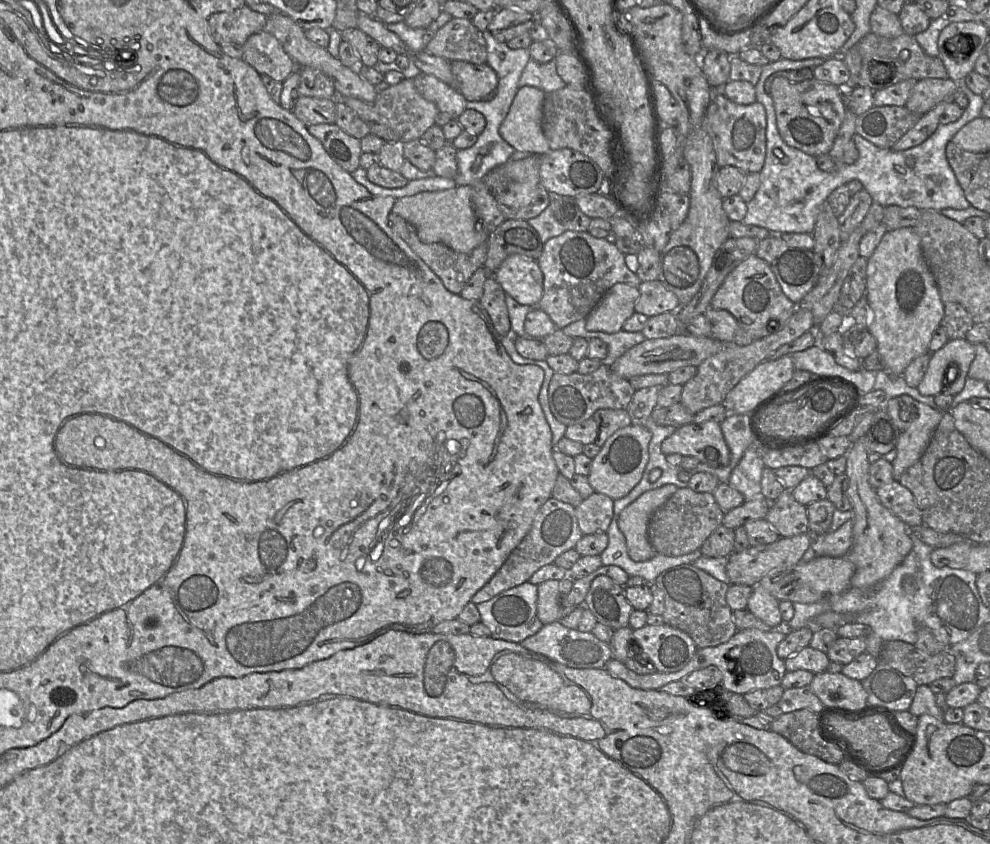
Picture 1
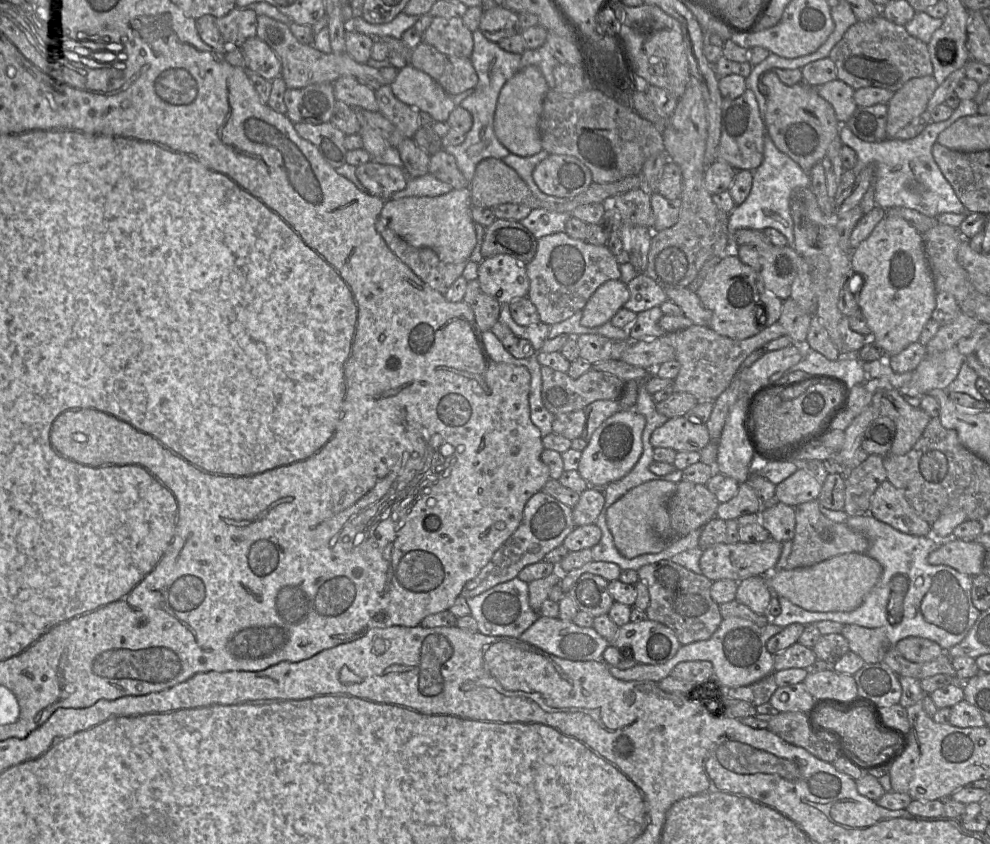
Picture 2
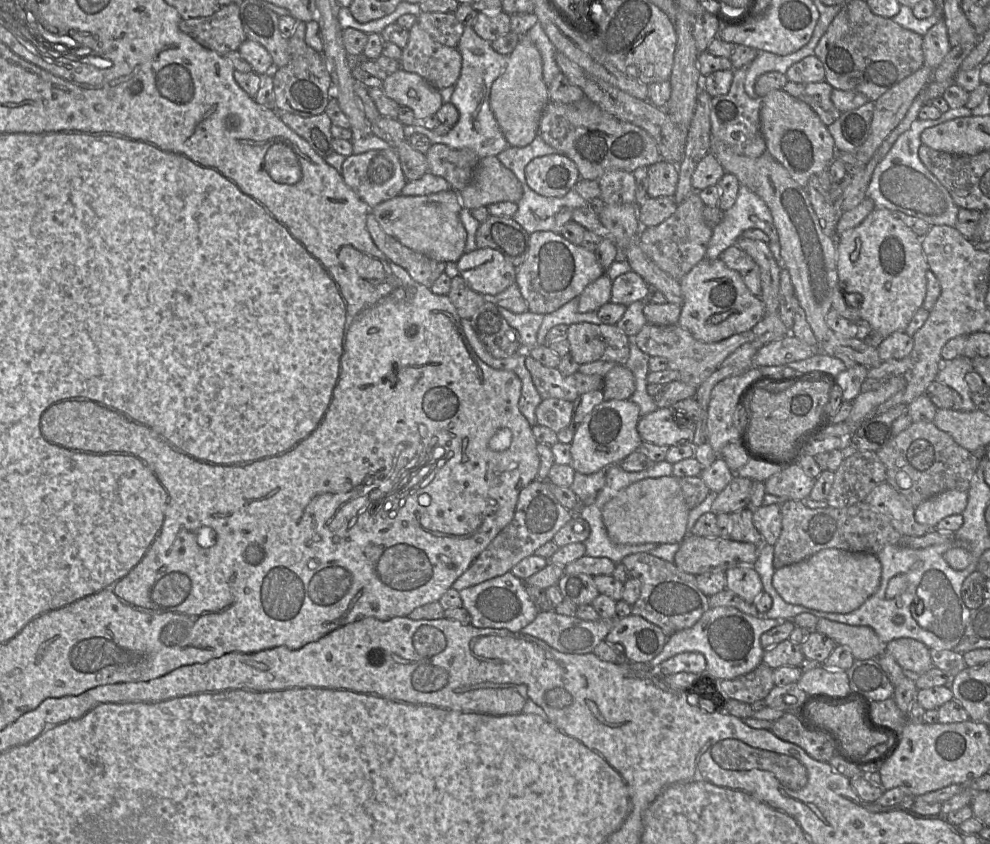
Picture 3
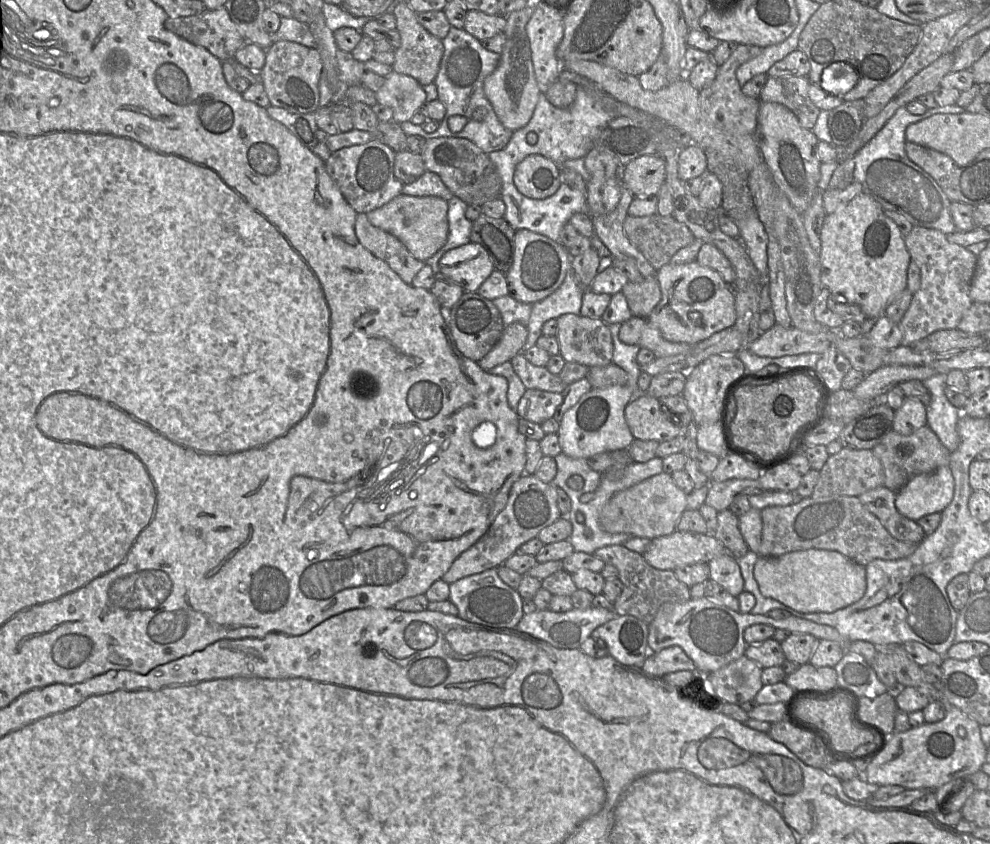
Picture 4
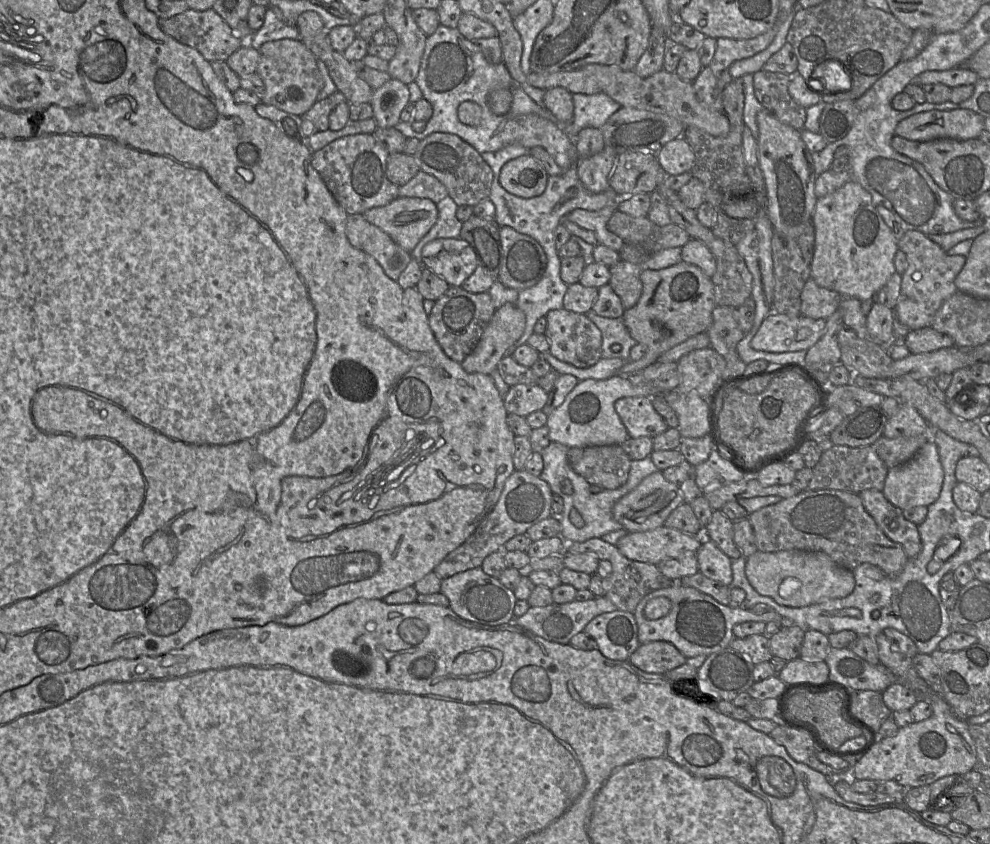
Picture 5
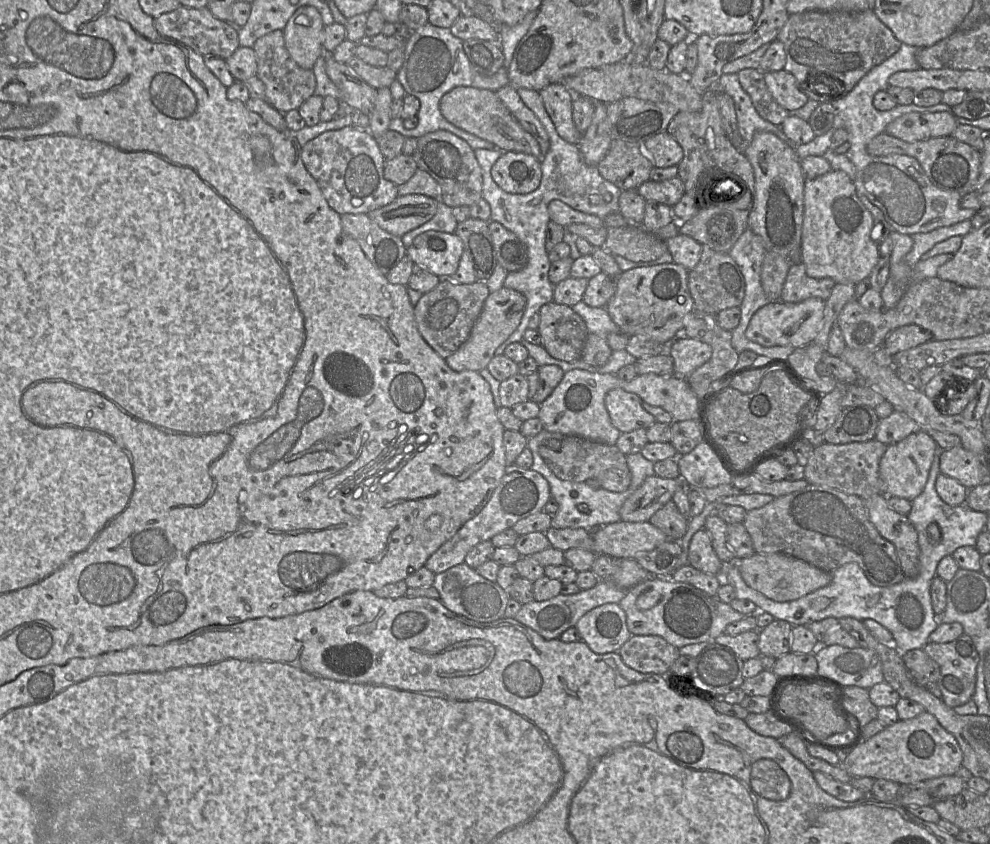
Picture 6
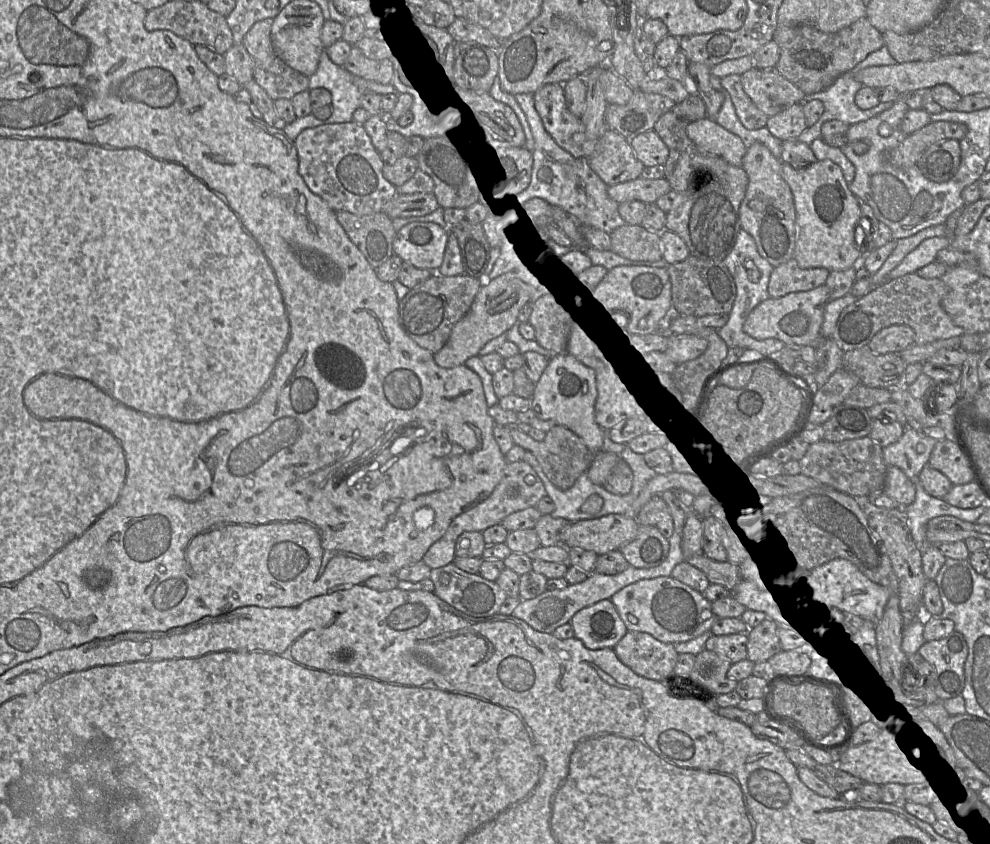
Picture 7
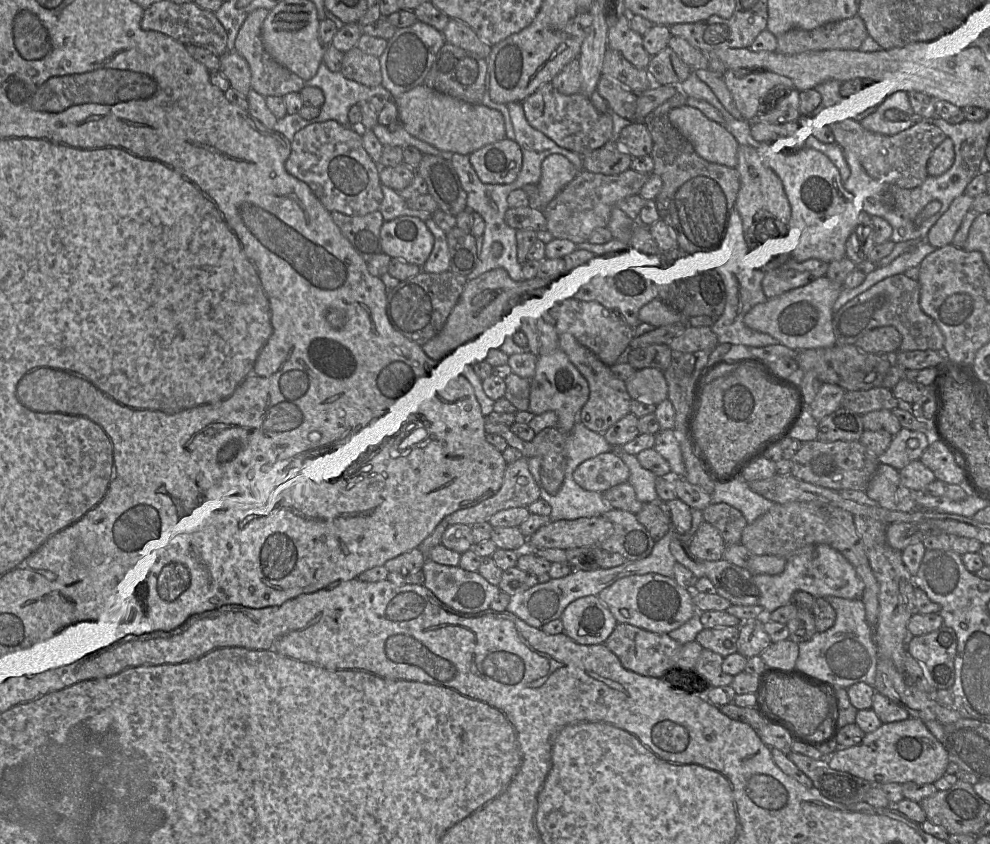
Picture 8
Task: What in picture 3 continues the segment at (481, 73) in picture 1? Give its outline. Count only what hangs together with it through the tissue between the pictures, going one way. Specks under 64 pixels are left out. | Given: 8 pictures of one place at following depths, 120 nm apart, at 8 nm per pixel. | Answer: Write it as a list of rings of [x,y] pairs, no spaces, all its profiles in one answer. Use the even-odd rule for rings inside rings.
[[[418,22],[408,31],[408,42],[399,60],[400,68],[418,74],[442,92],[449,92],[460,76],[460,52],[435,41]]]

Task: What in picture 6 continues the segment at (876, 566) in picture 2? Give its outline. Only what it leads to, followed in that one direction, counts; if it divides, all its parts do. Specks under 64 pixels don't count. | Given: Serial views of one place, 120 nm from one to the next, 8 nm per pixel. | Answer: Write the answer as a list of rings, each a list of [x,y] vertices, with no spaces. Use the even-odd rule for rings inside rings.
[[[754,553],[736,563],[745,583],[776,602],[799,599],[831,581],[831,572],[821,570],[803,560],[782,553]]]

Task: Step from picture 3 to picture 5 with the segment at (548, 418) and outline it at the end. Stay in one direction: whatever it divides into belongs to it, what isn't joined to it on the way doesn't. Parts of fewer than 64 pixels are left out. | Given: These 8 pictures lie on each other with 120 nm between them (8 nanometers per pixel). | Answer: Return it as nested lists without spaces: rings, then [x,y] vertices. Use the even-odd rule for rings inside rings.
[[[520,384],[510,387],[504,397],[508,413],[526,418],[529,414],[542,410],[548,400],[548,393],[538,385]]]

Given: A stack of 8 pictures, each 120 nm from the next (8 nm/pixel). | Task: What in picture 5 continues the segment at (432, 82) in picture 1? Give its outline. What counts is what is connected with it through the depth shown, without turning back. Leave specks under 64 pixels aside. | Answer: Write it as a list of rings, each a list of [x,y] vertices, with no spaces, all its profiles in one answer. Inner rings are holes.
[[[390,78],[373,90],[370,103],[378,127],[395,127],[400,122],[402,110],[410,103],[410,91],[403,82]]]

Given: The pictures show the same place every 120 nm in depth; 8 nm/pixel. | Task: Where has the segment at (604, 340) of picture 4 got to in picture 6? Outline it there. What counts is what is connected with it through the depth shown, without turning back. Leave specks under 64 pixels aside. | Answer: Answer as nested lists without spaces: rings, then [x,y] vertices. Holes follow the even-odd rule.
[[[554,301],[539,310],[541,346],[558,360],[576,362],[581,359],[589,334],[584,320],[571,307]]]

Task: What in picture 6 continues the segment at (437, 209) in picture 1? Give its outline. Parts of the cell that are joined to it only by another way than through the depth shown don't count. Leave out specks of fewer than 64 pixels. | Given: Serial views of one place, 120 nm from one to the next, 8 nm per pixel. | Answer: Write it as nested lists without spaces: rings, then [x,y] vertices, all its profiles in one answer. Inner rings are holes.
[[[421,194],[398,196],[390,204],[369,212],[368,217],[383,230],[402,238],[429,221],[437,212],[439,202]]]

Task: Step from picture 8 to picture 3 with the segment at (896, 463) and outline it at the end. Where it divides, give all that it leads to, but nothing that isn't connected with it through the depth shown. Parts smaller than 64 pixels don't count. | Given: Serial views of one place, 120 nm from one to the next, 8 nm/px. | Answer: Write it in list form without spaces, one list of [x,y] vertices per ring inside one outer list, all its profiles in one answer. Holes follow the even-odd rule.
[[[960,490],[944,491],[922,503],[914,509],[915,520],[935,529],[947,516],[961,515],[967,506],[968,494]]]

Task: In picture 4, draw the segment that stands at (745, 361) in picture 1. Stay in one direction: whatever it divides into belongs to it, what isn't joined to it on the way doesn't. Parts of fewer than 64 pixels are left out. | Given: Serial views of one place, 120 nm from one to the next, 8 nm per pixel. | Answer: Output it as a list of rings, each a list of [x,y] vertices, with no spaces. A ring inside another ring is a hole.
[[[632,317],[621,324],[619,339],[625,344],[646,348],[657,358],[687,353],[695,345],[670,342],[646,319],[638,317]]]

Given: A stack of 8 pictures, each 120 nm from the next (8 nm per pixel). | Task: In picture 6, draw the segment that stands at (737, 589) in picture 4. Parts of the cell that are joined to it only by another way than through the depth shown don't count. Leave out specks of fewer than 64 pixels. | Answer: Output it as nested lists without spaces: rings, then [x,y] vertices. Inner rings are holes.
[[[703,528],[691,538],[688,552],[688,564],[708,575],[721,575],[723,562],[715,553],[709,533]]]

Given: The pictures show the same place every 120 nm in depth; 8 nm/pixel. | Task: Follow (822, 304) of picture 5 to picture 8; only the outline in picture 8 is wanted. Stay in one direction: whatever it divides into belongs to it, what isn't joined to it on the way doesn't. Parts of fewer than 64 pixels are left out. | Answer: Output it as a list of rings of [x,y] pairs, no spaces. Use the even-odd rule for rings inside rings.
[[[792,254],[768,269],[764,269],[762,289],[768,299],[777,297],[789,290],[802,287],[809,282],[826,275],[828,263],[817,258],[800,259]]]

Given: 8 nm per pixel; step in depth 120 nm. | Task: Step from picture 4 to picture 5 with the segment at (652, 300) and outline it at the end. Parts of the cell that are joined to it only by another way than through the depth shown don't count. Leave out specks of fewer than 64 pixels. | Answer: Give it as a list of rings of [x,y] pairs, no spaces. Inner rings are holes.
[[[620,260],[609,267],[609,285],[622,301],[624,309],[635,306],[642,294],[642,282],[640,280],[640,266]]]

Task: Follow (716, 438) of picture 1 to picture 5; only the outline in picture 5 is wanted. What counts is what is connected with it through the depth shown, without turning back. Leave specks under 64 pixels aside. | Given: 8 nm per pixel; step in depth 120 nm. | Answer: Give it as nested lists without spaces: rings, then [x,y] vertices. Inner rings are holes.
[[[651,397],[620,398],[615,402],[615,410],[629,437],[653,439],[668,429],[663,418],[654,409]]]

